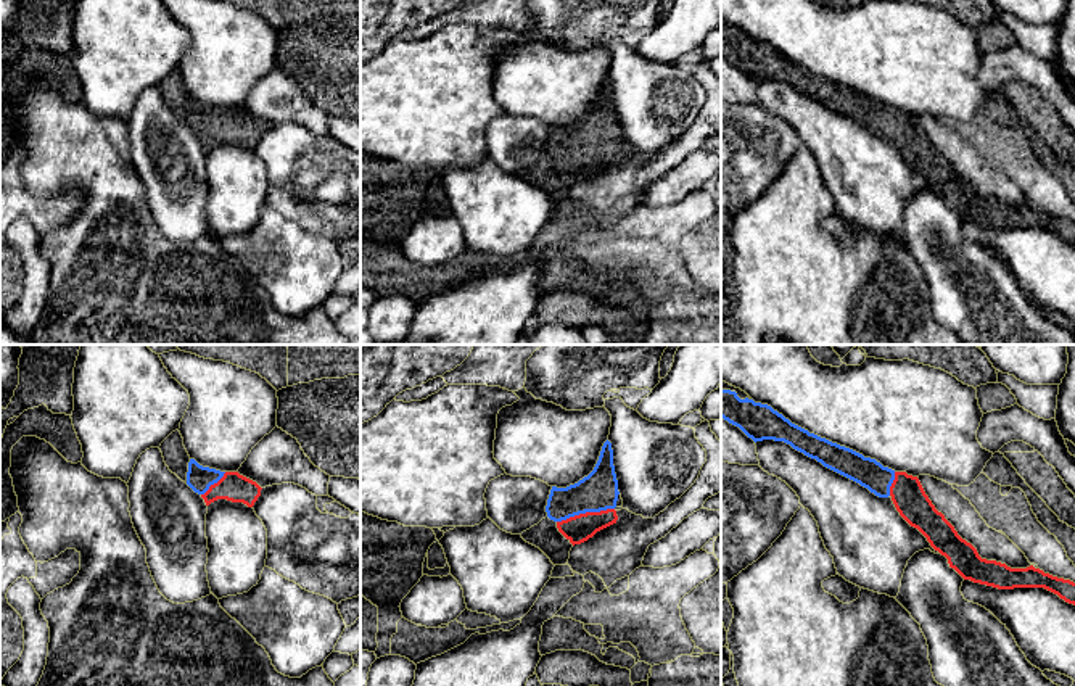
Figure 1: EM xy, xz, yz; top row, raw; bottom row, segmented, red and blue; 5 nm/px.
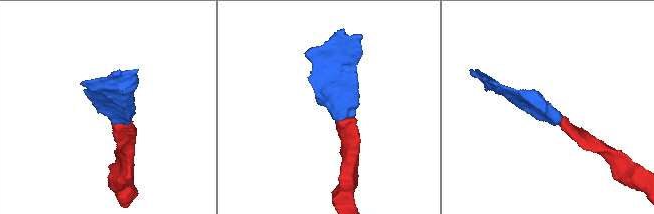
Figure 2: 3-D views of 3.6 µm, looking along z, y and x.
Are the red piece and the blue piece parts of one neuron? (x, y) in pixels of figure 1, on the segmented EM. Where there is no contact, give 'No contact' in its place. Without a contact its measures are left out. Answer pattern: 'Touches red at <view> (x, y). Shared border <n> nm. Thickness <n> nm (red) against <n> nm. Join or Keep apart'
Touches red at xz (586, 512). Shared border 300 nm. Thickness 140 nm (red) against 190 nm. Join

